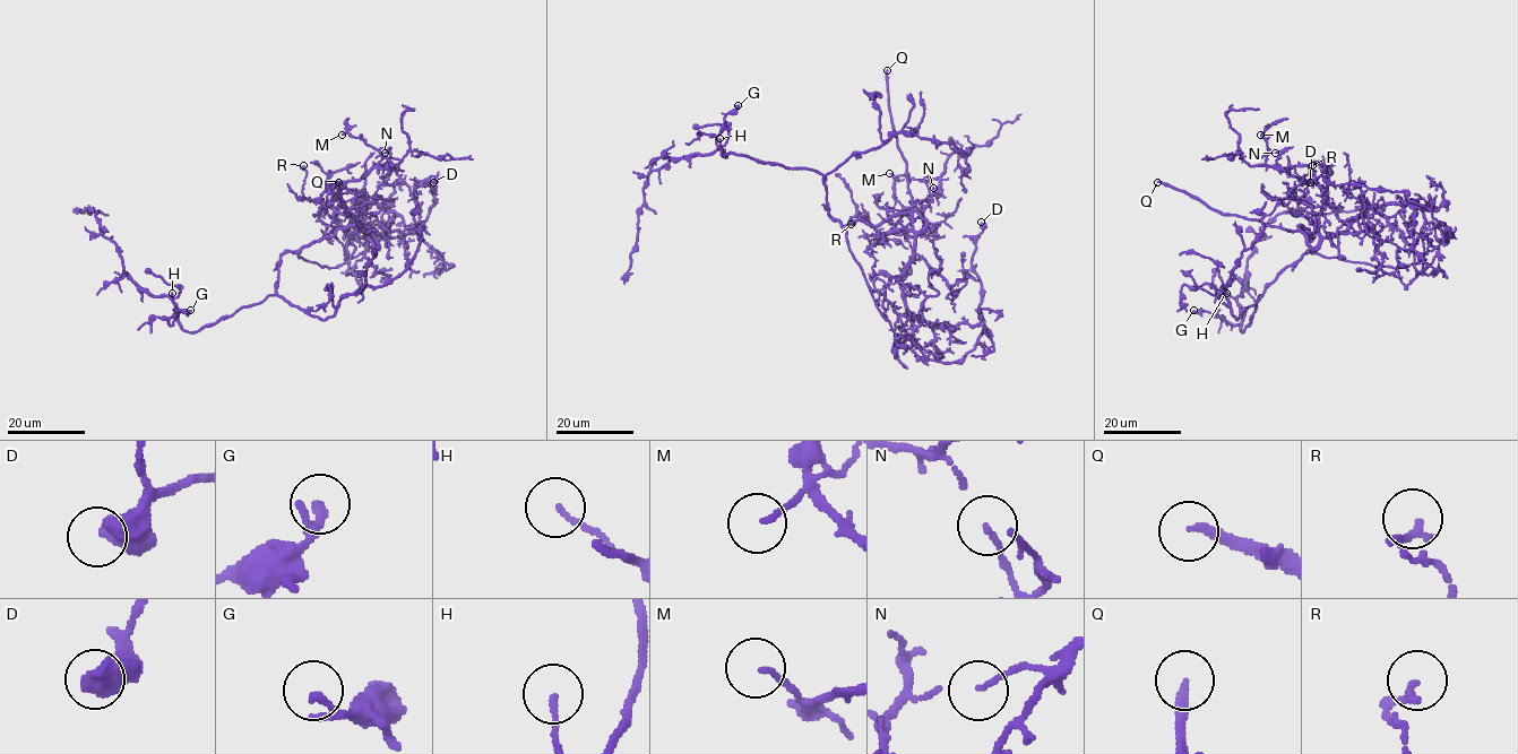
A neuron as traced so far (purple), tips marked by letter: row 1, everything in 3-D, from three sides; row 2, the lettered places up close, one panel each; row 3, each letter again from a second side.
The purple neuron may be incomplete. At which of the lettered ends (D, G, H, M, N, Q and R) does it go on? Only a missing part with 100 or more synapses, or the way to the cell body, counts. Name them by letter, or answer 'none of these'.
Q

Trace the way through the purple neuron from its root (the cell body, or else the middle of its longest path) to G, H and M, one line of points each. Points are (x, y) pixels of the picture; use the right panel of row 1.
G: (1300, 258), (1288, 265), (1259, 296), (1251, 320), (1242, 332), (1242, 320), (1234, 326), (1221, 315), (1193, 310)
H: (1300, 258), (1288, 265), (1259, 296), (1251, 320), (1242, 332), (1241, 308), (1226, 293)
M: (1300, 258), (1313, 251), (1313, 236), (1299, 227), (1314, 248), (1326, 193), (1288, 167), (1268, 166), (1260, 135)

